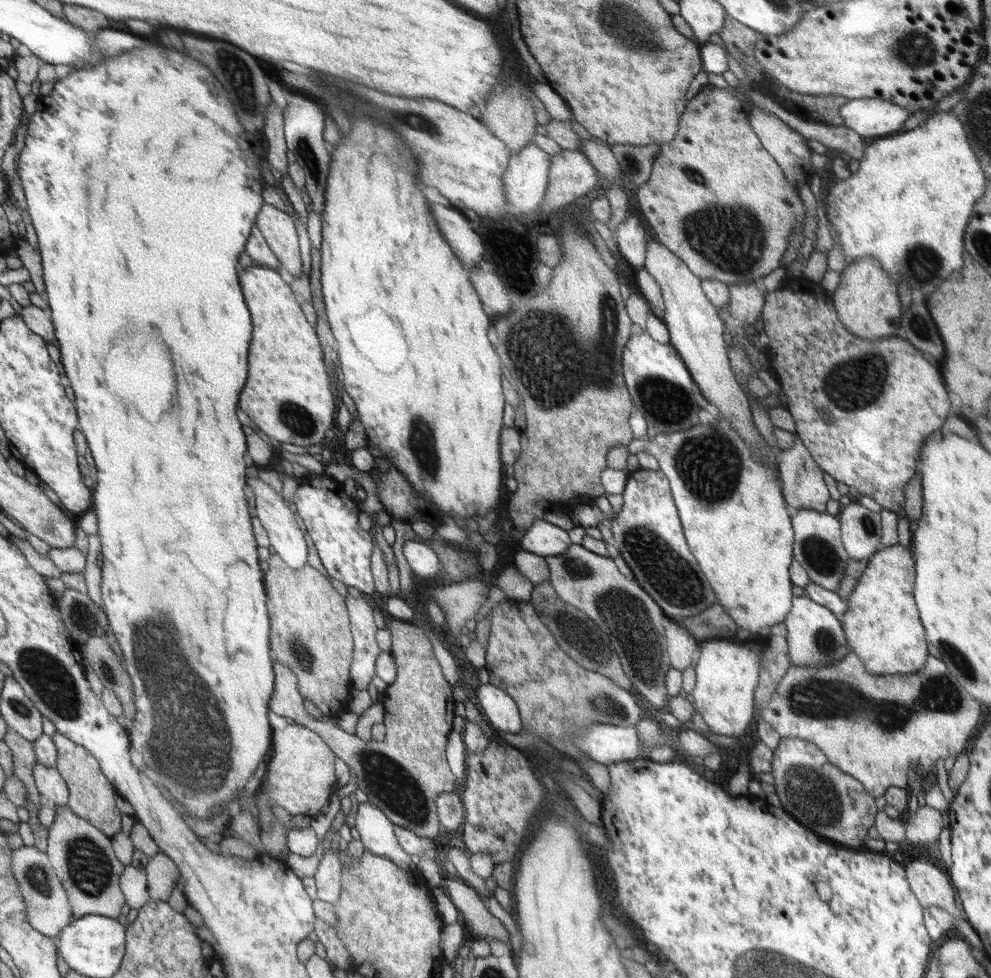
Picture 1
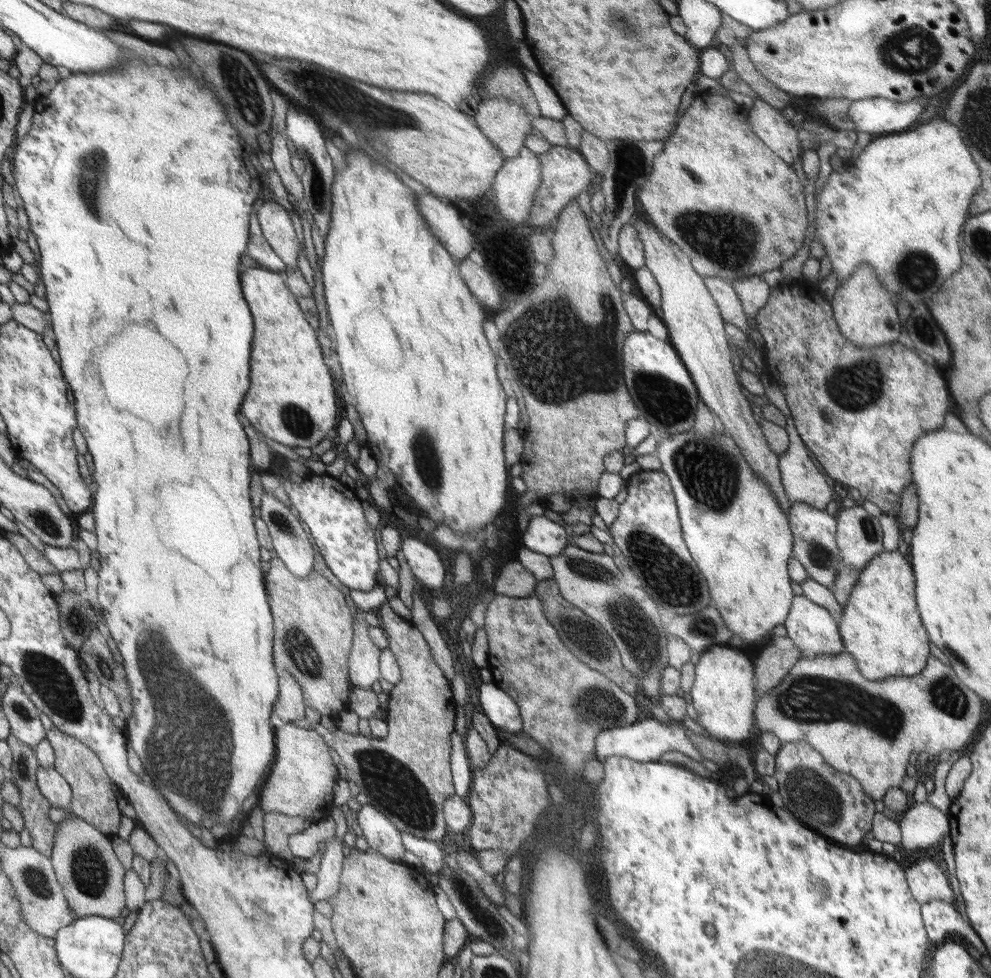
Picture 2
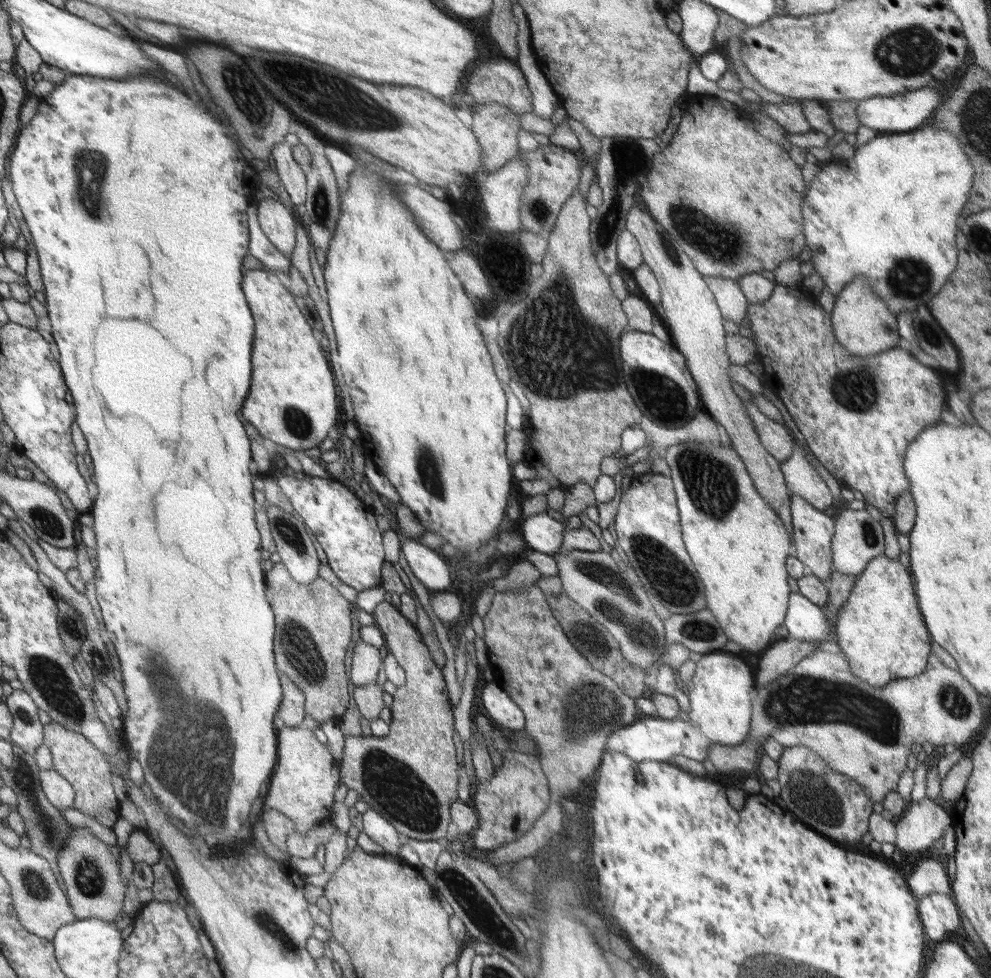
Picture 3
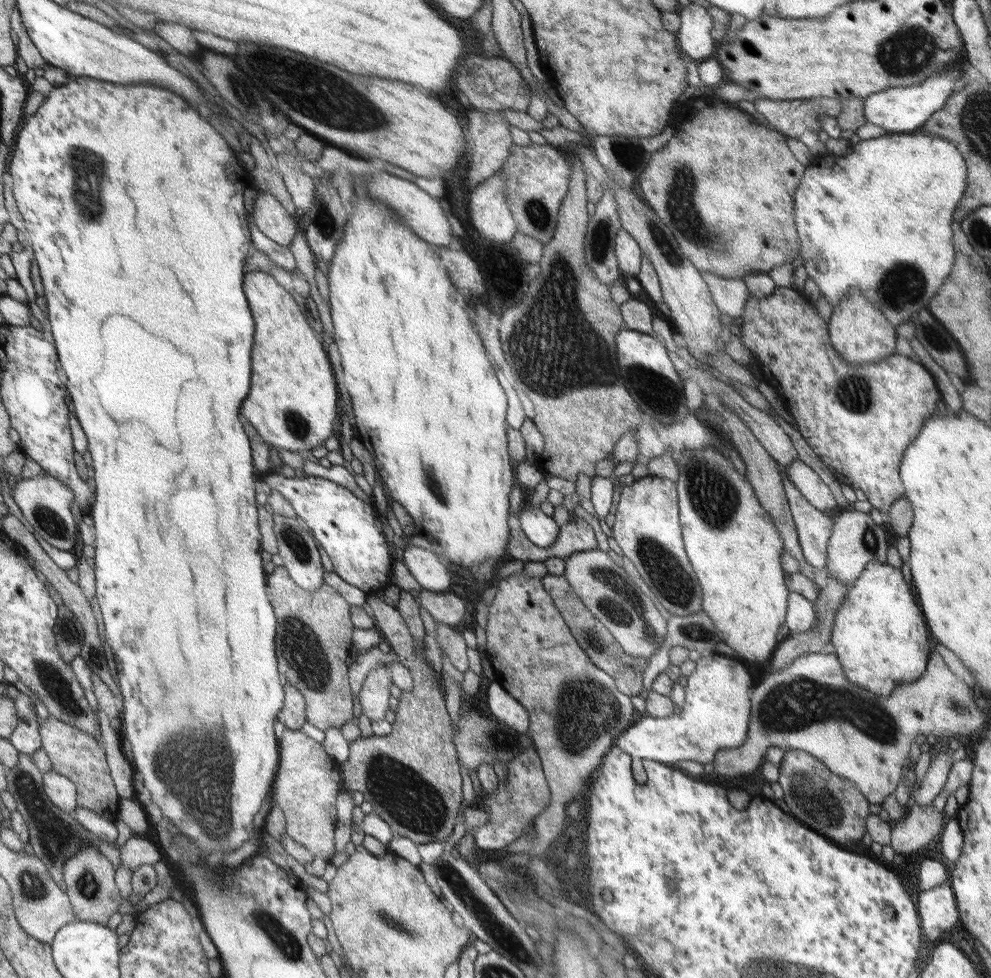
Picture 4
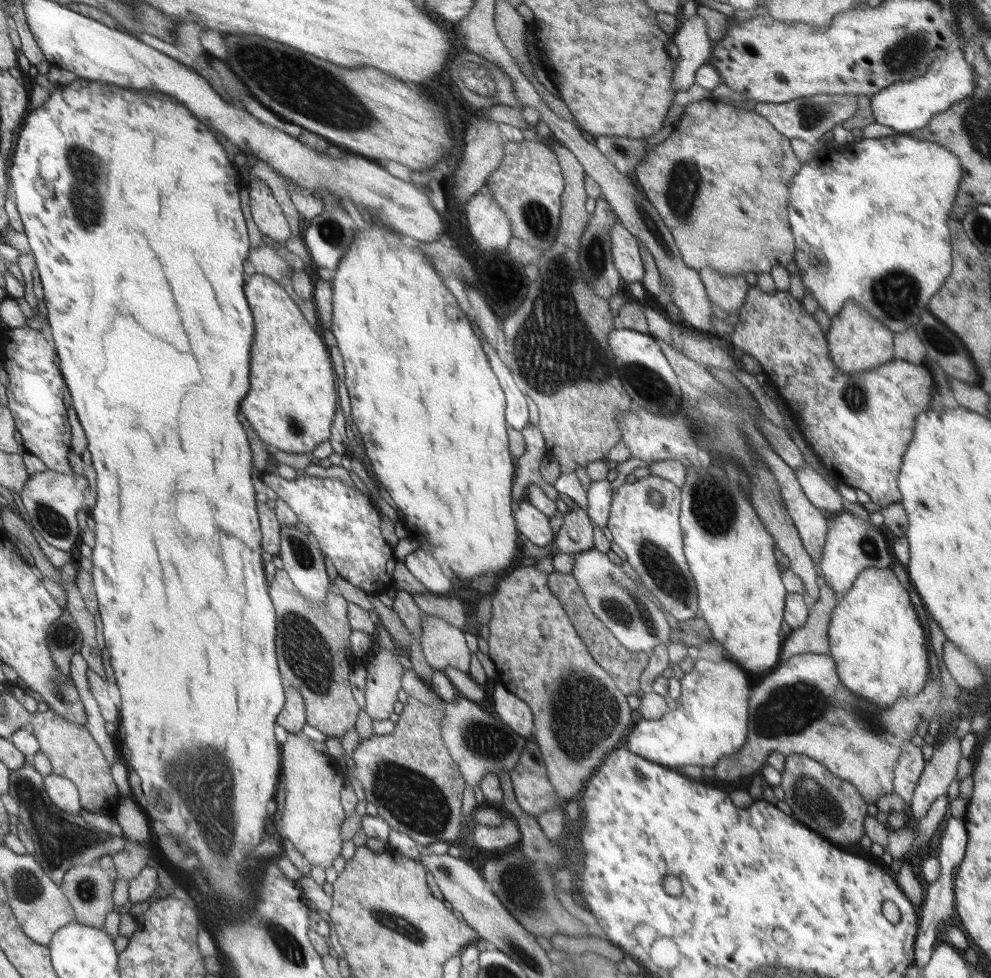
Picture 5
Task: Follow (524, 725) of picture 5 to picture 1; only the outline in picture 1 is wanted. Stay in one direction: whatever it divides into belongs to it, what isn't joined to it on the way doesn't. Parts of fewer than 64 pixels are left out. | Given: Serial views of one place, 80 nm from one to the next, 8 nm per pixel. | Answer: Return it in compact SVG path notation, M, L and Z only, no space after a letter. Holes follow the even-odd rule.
M489 683L480 684L477 700L479 708L483 710L482 716L487 720L487 727L497 728L509 734L517 734L523 729L523 725L519 724L517 705L504 690Z

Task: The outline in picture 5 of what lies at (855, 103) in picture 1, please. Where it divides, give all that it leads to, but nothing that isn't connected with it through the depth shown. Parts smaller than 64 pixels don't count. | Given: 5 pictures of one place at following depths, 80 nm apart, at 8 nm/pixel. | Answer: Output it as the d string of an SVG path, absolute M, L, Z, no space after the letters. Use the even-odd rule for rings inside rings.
M953 29L954 39L948 44L945 55L933 61L923 76L890 84L871 96L869 106L874 122L895 132L911 132L923 128L933 115L947 111L953 103L972 94L975 85L971 74L975 73L975 69L963 59L955 32L956 29Z

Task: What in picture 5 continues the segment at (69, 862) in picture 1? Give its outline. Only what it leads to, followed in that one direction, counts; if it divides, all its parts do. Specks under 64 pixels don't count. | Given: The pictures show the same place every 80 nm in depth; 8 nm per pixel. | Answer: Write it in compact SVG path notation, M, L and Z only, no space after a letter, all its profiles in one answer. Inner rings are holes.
M98 860L70 868L60 887L69 897L76 920L81 924L101 929L107 916L115 910L116 884Z

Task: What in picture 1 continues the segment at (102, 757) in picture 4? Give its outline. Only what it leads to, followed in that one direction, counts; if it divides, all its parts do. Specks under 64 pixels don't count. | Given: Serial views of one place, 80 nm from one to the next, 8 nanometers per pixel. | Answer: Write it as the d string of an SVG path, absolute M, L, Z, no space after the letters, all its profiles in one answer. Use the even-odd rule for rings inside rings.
M57 731L52 737L58 746L57 769L64 776L64 779L68 781L70 790L70 799L67 805L80 817L84 817L85 820L96 825L107 836L112 837L121 832L121 828L123 828L123 822L121 822L123 812L120 805L117 804L119 792L101 770L100 761L87 748L77 744L68 736Z

